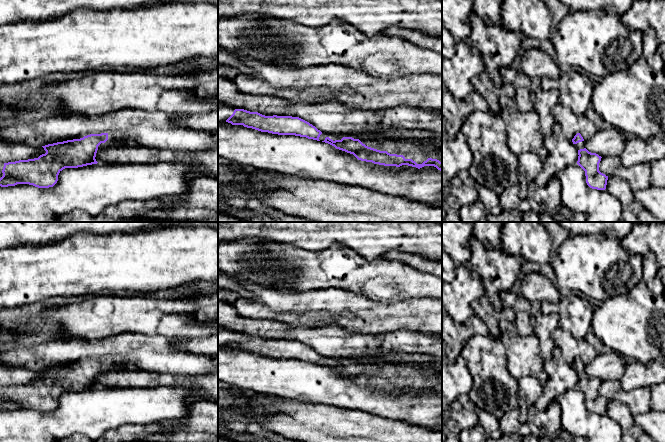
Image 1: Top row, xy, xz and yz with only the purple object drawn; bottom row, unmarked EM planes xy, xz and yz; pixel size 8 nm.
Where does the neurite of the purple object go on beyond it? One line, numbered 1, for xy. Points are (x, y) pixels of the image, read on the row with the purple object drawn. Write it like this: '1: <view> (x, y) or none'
1: xy (114, 138)

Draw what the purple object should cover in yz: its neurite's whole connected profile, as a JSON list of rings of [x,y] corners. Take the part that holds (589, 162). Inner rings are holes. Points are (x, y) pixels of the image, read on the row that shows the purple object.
[[[580,133],[574,136],[572,142],[578,150],[577,164],[585,171],[587,185],[592,189],[605,190],[608,176],[599,171],[602,157],[585,148],[585,141]]]

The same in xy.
[[[121,132],[90,134],[80,139],[48,144],[42,146],[46,153],[38,158],[4,163],[0,186],[29,184],[38,188],[53,187],[63,169],[97,164],[98,149],[136,145],[137,141],[131,134]]]

